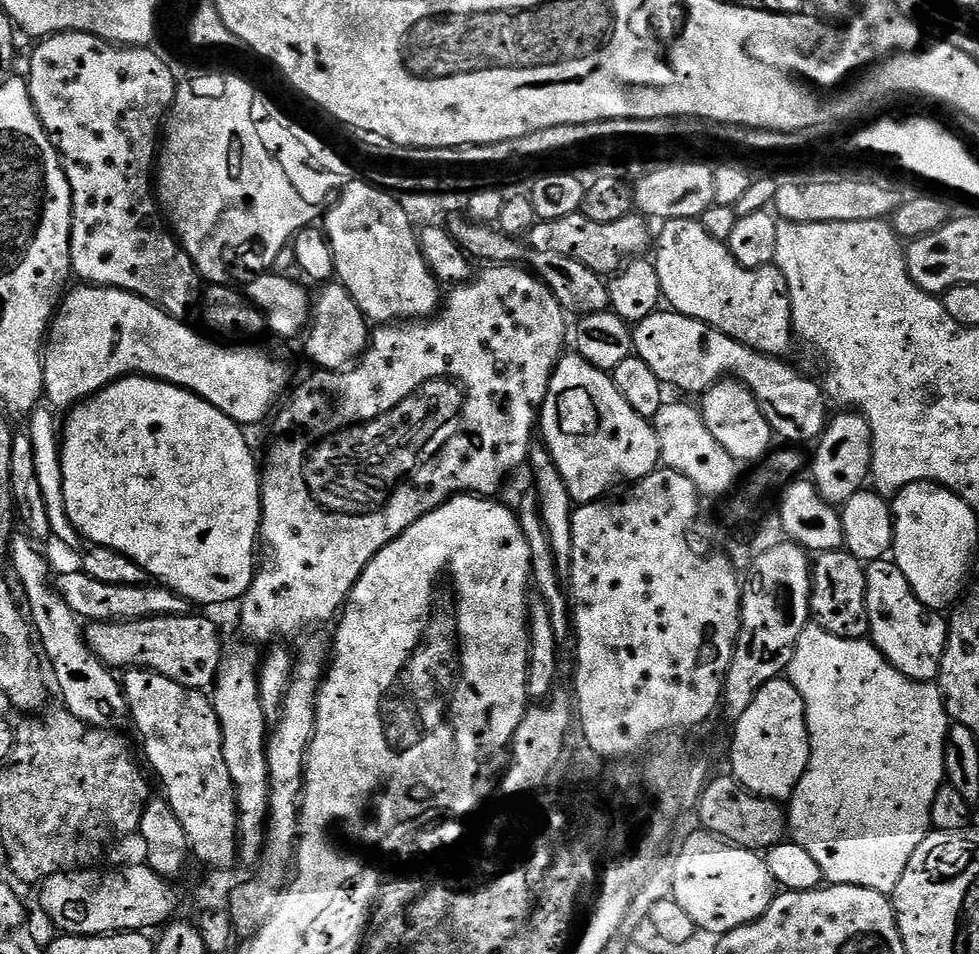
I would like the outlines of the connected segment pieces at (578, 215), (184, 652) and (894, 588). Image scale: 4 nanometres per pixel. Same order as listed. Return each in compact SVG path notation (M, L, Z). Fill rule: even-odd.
M579 211L566 218L537 219L531 230L526 233L526 244L534 250L572 258L583 266L589 267L597 275L608 278L620 271L622 267L620 256L636 258L647 253L644 252L650 248L647 223L649 224L649 221L640 214L618 218L618 222L590 222L590 218L586 218L583 211Z
M147 616L141 620L111 620L101 624L92 622L87 625L86 639L92 653L103 664L107 664L113 670L127 670L129 668L151 668L153 672L162 674L178 686L187 688L211 689L216 676L216 670L220 665L220 632L212 620L204 616Z
M891 559L871 561L865 567L866 606L868 607L868 630L870 639L877 650L911 680L932 682L940 675L940 663L944 657L944 647L948 644L948 620L939 611L930 609L914 594L906 574Z

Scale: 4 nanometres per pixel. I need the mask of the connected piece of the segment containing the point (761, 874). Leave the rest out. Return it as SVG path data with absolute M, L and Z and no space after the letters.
M696 830L693 836L685 838L676 856L676 865L672 864L670 871L671 899L676 900L690 918L694 918L701 933L713 932L716 938L766 914L778 895L778 885L759 851L729 844L703 830Z

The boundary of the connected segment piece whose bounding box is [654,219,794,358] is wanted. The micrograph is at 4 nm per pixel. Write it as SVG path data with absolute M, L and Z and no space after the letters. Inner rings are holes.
M699 219L670 220L661 228L664 229L660 232L660 241L657 244L655 241L654 244L654 248L657 248L654 263L658 270L658 282L662 282L663 299L667 307L673 312L680 312L682 315L708 323L722 334L729 335L754 351L775 357L787 357L787 352L792 348L792 340L794 341L794 329L792 303L782 270L775 266L742 266L734 258L734 254L730 254L725 241L706 234Z

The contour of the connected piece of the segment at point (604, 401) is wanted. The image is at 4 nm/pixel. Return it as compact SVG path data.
M579 354L561 355L556 369L552 372L548 393L538 416L538 424L544 428L544 440L548 443L548 452L552 455L555 471L562 474L568 493L577 505L591 504L594 500L607 497L615 484L623 480L635 482L644 480L651 472L661 467L660 443L655 427L645 417L639 416L622 398L618 386L609 373L595 368Z

